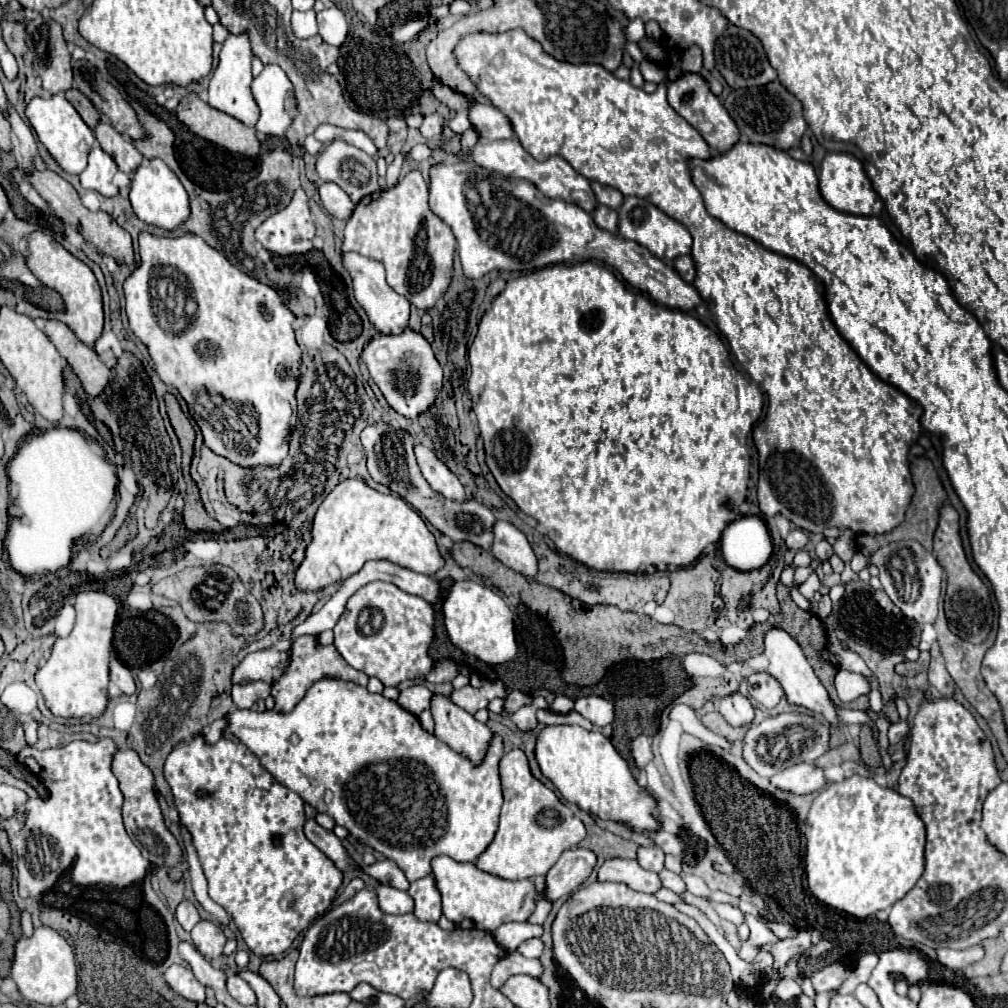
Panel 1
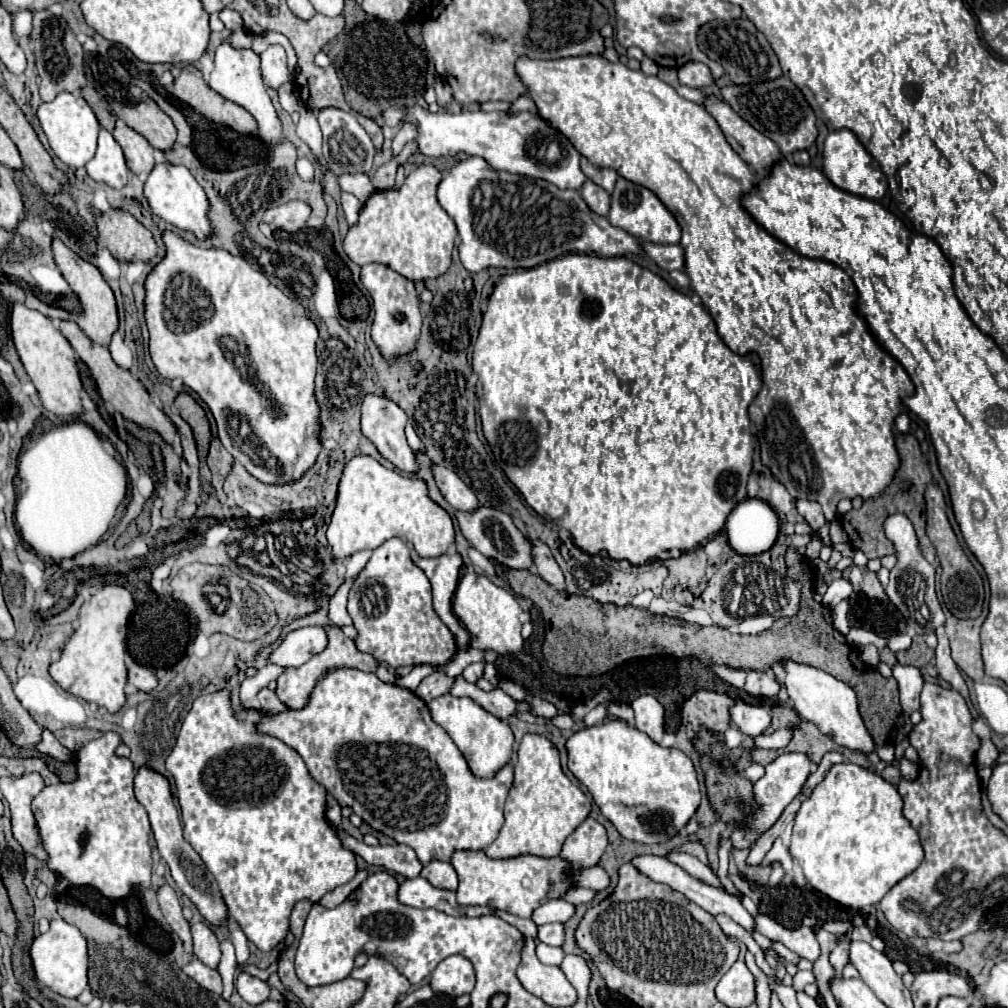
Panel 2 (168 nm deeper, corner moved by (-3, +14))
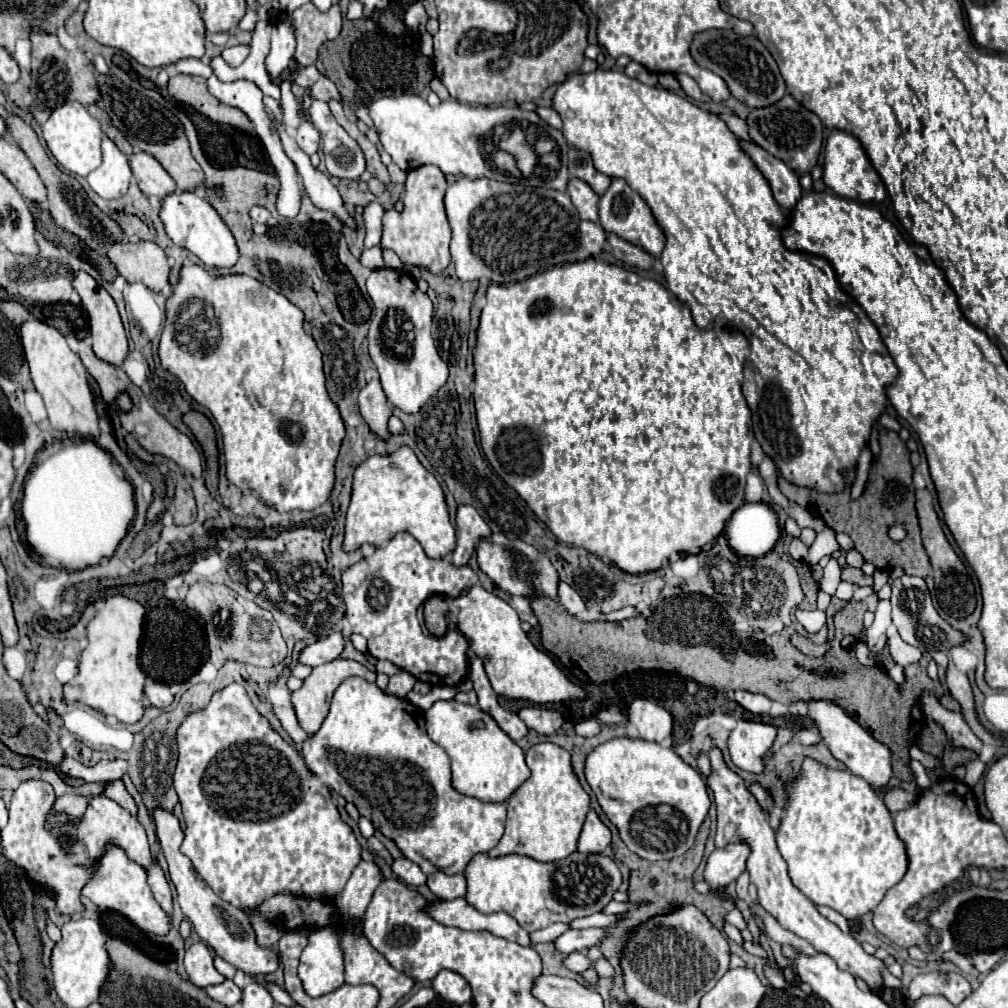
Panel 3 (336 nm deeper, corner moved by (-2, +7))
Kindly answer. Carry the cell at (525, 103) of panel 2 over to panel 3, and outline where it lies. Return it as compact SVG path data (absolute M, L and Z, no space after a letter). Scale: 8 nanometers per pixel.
M537 108L535 112L537 112L539 118L543 118L549 126L553 126L553 128L561 128L561 118L559 118L559 114L557 114L553 108Z

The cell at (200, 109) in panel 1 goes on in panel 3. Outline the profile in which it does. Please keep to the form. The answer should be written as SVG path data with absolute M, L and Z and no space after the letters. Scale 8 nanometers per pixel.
M177 74L177 76L169 78L169 86L167 88L169 88L169 94L175 100L193 106L199 114L207 116L213 122L229 124L229 126L239 128L243 132L251 132L253 130L251 120L239 108L221 104L215 96L209 94L205 78L189 76L189 74Z

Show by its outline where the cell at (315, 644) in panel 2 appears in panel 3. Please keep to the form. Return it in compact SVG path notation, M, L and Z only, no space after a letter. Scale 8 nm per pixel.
M335 632L335 634L327 636L327 638L321 638L321 640L309 644L309 646L305 646L299 652L297 662L315 668L319 664L325 664L329 660L339 658L341 650L343 650L343 636L341 636L341 632Z

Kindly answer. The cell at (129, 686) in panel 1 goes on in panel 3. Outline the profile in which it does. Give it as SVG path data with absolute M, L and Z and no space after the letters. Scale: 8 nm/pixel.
M151 678L145 680L145 690L143 690L145 698L147 698L147 704L151 706L157 706L157 708L165 708L173 702L173 694L169 692L169 688L165 684L159 684Z

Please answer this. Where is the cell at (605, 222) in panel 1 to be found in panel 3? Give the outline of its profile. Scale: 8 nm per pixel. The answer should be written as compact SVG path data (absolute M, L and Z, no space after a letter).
M571 178L567 192L569 192L569 196L571 196L571 200L583 220L593 220L593 222L599 220L599 214L597 214L599 196L593 192L593 188L589 184L585 184L583 180Z

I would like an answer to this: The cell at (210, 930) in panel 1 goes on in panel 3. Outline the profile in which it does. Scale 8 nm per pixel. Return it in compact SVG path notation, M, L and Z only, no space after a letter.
M193 942L185 952L185 970L191 978L191 982L199 988L205 988L209 984L219 984L225 980L223 974L219 974L213 966L213 956L209 948L203 942Z

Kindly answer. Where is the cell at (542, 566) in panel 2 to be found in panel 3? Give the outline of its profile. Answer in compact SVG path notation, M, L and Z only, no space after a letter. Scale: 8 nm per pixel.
M559 582L559 586L557 586L557 598L559 598L559 602L561 602L571 614L579 614L579 612L585 610L585 604L583 604L581 596L579 596L569 584L565 584L565 582Z

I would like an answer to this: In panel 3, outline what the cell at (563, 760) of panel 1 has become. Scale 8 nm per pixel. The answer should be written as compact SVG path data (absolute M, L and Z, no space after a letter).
M613 738L593 748L585 758L585 778L597 796L605 816L617 826L625 846L645 860L665 860L685 854L697 836L701 822L709 810L709 794L697 770L685 764L673 748L663 748L641 738Z

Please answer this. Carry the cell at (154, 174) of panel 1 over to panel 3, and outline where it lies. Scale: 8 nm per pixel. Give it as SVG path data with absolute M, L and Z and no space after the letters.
M175 190L175 192L167 194L161 200L159 218L165 224L167 236L177 246L181 246L181 248L193 252L197 258L201 258L203 264L213 266L213 268L231 268L237 262L239 252L237 252L237 244L235 244L233 234L223 224L221 216L215 212L215 208L197 192Z

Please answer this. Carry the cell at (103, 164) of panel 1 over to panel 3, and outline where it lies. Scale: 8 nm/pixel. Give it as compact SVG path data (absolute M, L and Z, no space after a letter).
M105 136L103 138L103 164L87 176L89 186L101 198L121 198L131 182L131 168L127 156Z

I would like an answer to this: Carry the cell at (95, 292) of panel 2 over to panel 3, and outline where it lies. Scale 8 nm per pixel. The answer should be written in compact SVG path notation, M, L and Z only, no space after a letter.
M77 272L75 278L73 278L73 288L77 290L77 294L81 296L81 302L89 314L89 324L91 324L91 338L93 338L93 352L109 362L109 364L115 364L115 366L121 366L121 362L125 360L127 356L127 336L125 336L125 330L123 330L123 324L121 324L121 318L119 318L119 312L115 308L115 302L113 298L109 296L109 292L99 286L87 272Z

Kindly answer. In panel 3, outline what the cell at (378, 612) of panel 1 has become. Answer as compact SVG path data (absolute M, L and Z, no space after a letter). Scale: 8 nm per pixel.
M401 532L379 546L371 558L361 560L343 574L345 618L353 632L367 638L369 654L377 660L389 660L431 686L459 686L467 674L465 650L469 642L457 630L449 630L439 638L423 634L417 612L431 594L457 598L475 584L477 574L469 566L453 568L449 558L431 560L409 532Z

